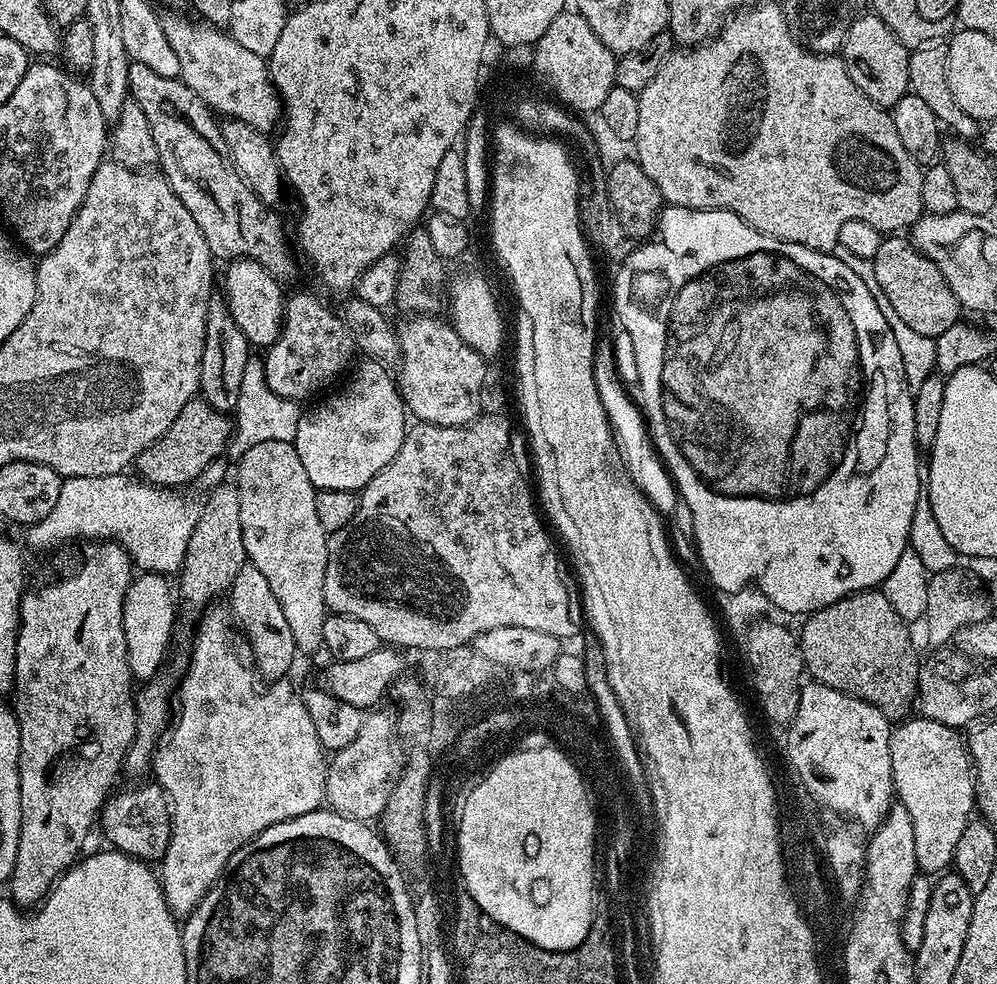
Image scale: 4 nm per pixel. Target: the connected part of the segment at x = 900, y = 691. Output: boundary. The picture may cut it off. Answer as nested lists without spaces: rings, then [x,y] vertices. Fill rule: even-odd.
[[[869,590],[844,596],[838,602],[811,613],[804,622],[804,629],[799,629],[798,639],[807,675],[815,683],[825,684],[842,694],[870,702],[892,722],[903,721],[911,713],[908,712],[911,708],[913,711],[918,696],[916,687],[922,660],[916,657],[916,648],[908,633],[909,625],[899,616],[883,591]]]

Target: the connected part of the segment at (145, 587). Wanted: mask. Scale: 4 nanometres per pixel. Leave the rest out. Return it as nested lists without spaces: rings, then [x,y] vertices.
[[[140,572],[126,590],[126,602],[122,610],[122,626],[126,634],[126,654],[132,675],[140,682],[151,680],[161,671],[160,663],[163,662],[164,655],[168,652],[168,643],[172,640],[172,627],[176,624],[178,600],[174,595],[173,585],[171,588],[168,583],[170,583],[169,577],[159,576],[156,572]]]

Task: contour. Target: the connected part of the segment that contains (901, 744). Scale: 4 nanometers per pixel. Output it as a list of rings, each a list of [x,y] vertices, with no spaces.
[[[912,719],[897,723],[892,730],[892,790],[898,803],[906,806],[911,825],[914,826],[914,858],[917,869],[924,874],[940,874],[951,865],[962,830],[966,830],[968,821],[973,819],[976,808],[976,777],[965,737],[957,729],[942,722]]]

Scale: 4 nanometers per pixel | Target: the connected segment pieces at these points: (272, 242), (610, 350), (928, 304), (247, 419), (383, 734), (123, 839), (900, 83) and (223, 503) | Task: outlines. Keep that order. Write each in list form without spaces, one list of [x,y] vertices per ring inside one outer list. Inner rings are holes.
[[[132,62],[128,66],[128,91],[131,99],[142,106],[142,114],[146,114],[146,122],[150,122],[150,134],[154,134],[154,146],[158,146],[160,159],[159,171],[168,179],[168,184],[178,194],[178,202],[190,210],[194,222],[198,222],[198,230],[202,230],[202,238],[210,246],[213,257],[225,256],[225,261],[253,260],[277,278],[285,278],[292,272],[292,252],[288,249],[290,236],[284,233],[284,224],[280,216],[269,205],[263,204],[254,194],[254,190],[245,182],[244,175],[230,166],[228,152],[224,148],[224,139],[220,133],[220,124],[211,108],[186,86],[179,78],[162,78],[162,74],[154,74],[150,66]]]
[[[599,337],[594,350],[594,382],[599,390],[599,400],[606,410],[608,424],[612,428],[613,441],[623,460],[628,463],[627,477],[637,489],[651,502],[653,508],[662,516],[667,516],[679,505],[679,493],[676,491],[675,481],[669,475],[662,459],[660,459],[655,445],[651,442],[647,429],[646,418],[639,405],[628,396],[618,376],[618,366],[614,348],[610,341]]]
[[[900,234],[885,235],[882,246],[878,246],[878,254],[874,254],[872,265],[874,278],[878,278],[878,286],[882,286],[882,294],[886,294],[890,306],[894,306],[910,330],[935,338],[961,319],[961,304],[942,271],[912,244],[911,239]]]
[[[250,358],[246,362],[246,371],[242,374],[242,386],[238,390],[238,402],[236,403],[236,410],[234,413],[232,439],[228,441],[226,449],[227,457],[231,457],[231,461],[239,461],[246,450],[250,449],[254,444],[265,441],[292,442],[296,439],[298,422],[302,415],[301,405],[295,400],[287,400],[278,394],[274,394],[274,390],[270,390],[270,386],[264,381],[265,378],[266,370],[264,369],[263,359]]]
[[[369,711],[364,717],[358,738],[354,738],[350,746],[331,753],[328,762],[324,795],[327,807],[352,820],[372,822],[375,816],[376,819],[383,817],[384,807],[402,767],[401,757],[396,757],[397,717],[380,711]]]
[[[149,782],[136,788],[119,789],[105,800],[101,808],[100,827],[113,849],[145,862],[158,862],[168,848],[172,833],[171,805],[159,784]]]
[[[857,15],[852,21],[842,49],[842,59],[846,66],[846,74],[850,74],[854,86],[870,98],[880,108],[892,110],[899,100],[910,92],[909,48],[904,46],[876,15]]]
[[[235,483],[220,484],[208,496],[205,504],[199,505],[198,526],[190,534],[190,546],[186,546],[184,565],[178,573],[178,596],[192,608],[203,610],[209,607],[215,596],[223,597],[231,588],[238,570],[246,563],[242,542],[242,527],[239,522],[239,490]]]

